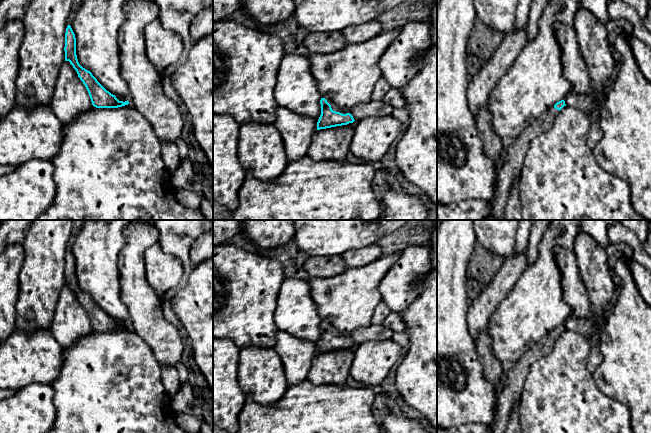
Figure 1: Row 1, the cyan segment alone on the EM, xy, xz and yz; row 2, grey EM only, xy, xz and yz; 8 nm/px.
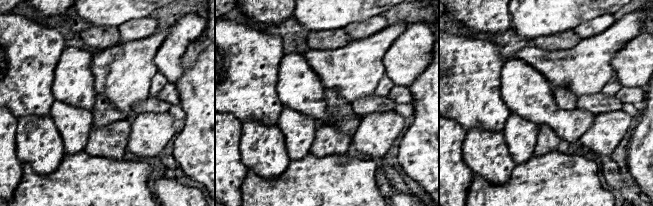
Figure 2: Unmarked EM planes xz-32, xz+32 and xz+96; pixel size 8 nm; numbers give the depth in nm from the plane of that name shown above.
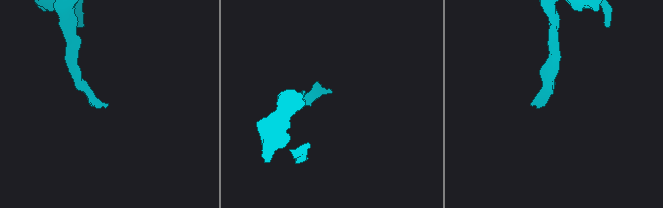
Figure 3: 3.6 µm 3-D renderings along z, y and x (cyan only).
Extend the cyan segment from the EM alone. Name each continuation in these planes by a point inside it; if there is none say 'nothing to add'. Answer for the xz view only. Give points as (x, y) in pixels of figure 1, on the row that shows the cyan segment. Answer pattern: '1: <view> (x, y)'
1: xz (335, 108)

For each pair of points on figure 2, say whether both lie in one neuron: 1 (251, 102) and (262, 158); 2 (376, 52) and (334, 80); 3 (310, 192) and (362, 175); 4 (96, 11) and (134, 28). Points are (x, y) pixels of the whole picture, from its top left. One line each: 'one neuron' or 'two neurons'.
1: two neurons
2: one neuron
3: one neuron
4: two neurons

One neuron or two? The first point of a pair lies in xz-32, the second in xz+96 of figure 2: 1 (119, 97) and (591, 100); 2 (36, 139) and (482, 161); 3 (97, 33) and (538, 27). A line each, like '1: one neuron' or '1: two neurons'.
1: two neurons
2: one neuron
3: two neurons

